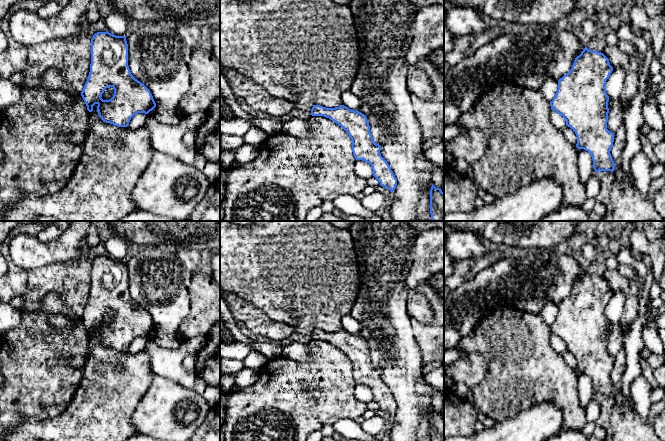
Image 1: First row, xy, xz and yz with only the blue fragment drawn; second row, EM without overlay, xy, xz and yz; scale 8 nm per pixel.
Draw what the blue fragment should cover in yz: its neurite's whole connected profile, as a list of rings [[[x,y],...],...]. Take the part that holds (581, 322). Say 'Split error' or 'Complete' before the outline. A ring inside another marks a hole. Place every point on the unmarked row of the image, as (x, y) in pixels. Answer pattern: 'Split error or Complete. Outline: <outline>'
Complete. Outline: [[[586,270],[574,284],[571,294],[558,305],[558,313],[550,326],[577,360],[576,371],[591,378],[595,396],[614,395],[615,387],[610,375],[614,366],[614,357],[607,353],[608,325],[606,304],[613,295],[608,282],[601,276],[589,274]]]

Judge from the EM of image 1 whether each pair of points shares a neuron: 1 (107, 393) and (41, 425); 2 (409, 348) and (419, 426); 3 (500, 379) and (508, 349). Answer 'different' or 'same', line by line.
1: same
2: same
3: same

